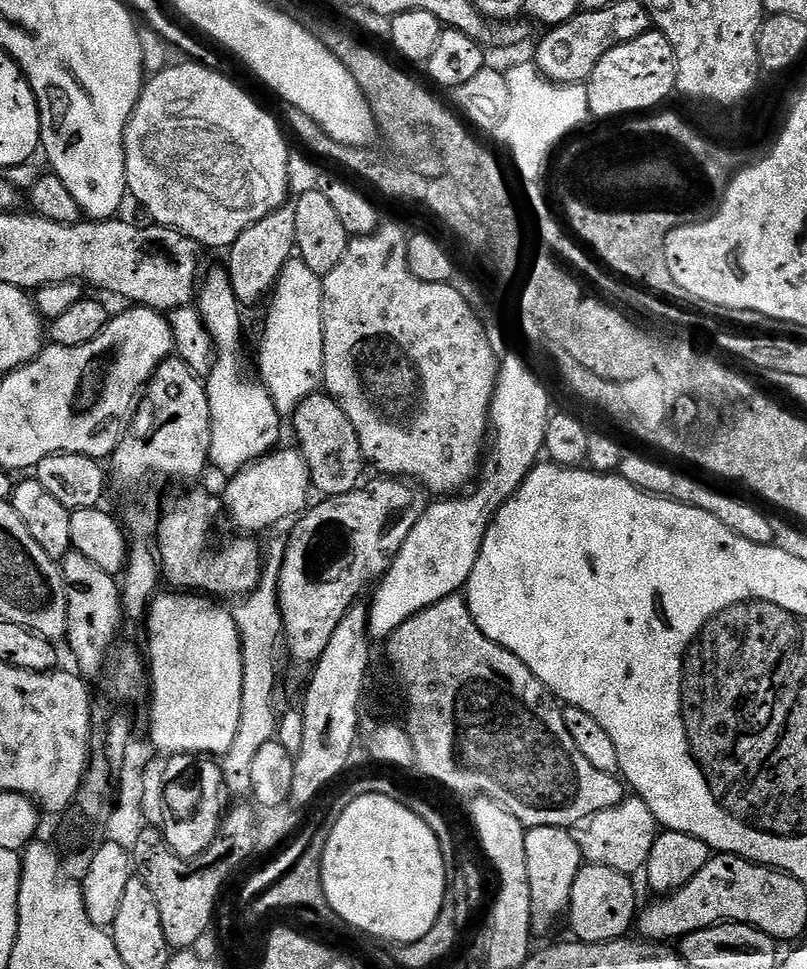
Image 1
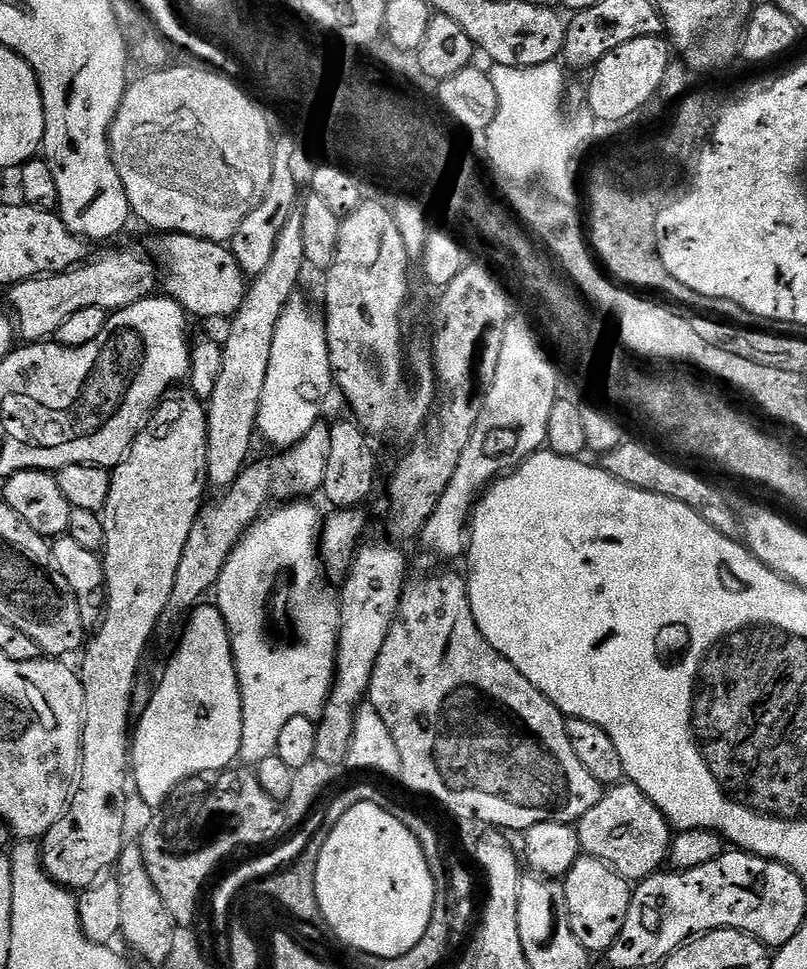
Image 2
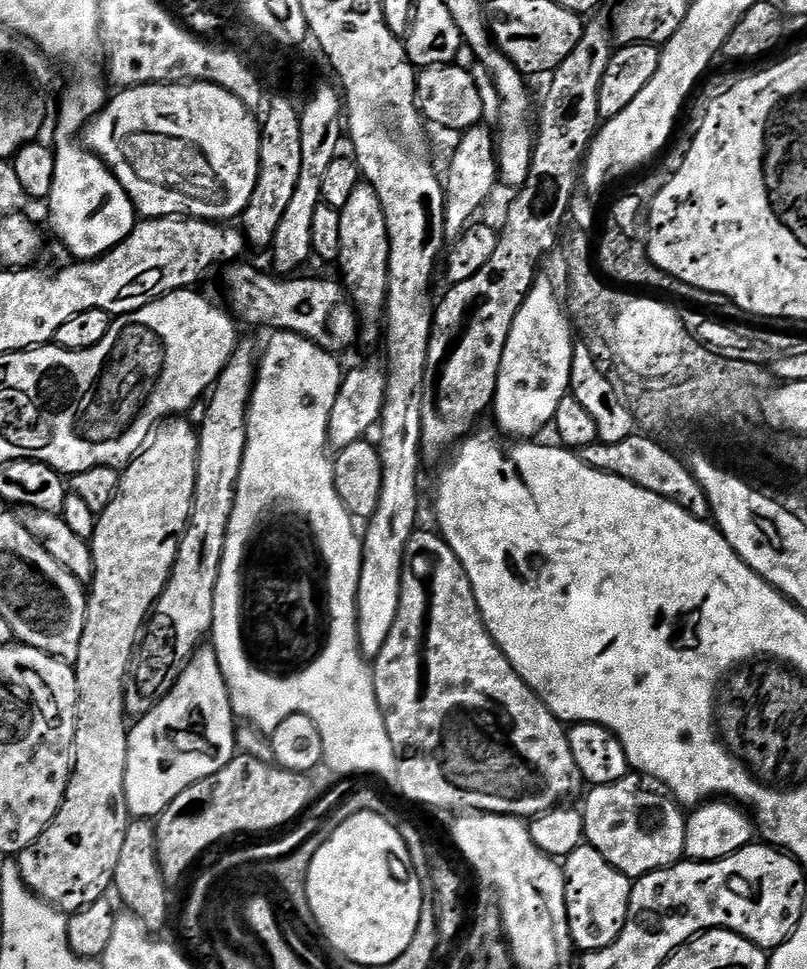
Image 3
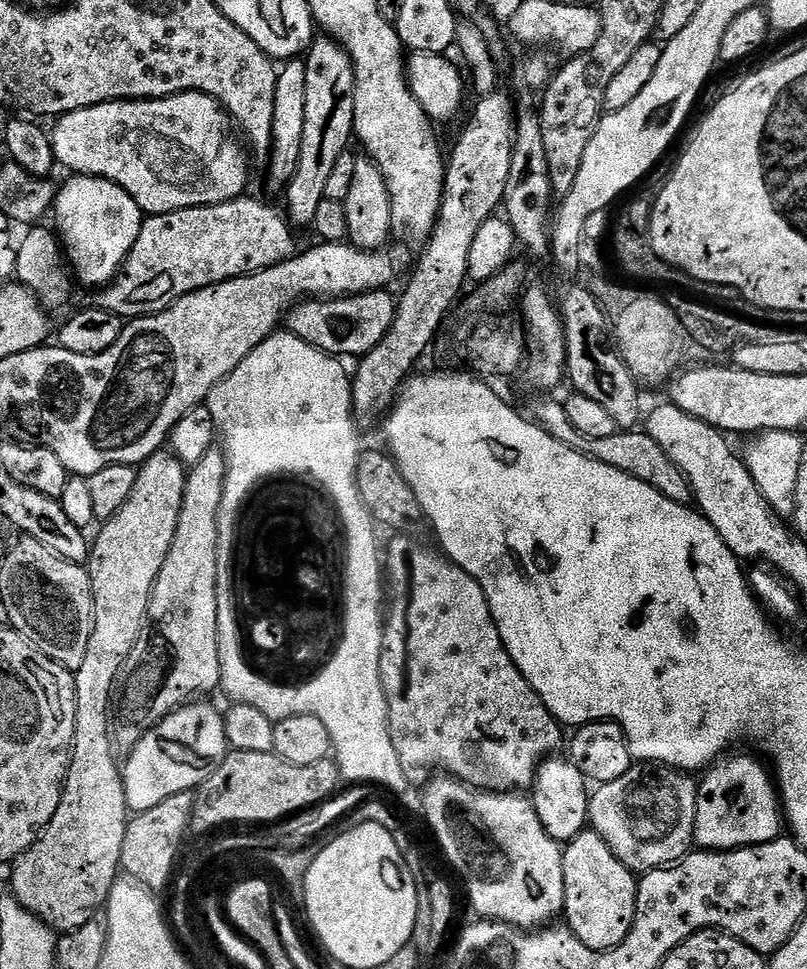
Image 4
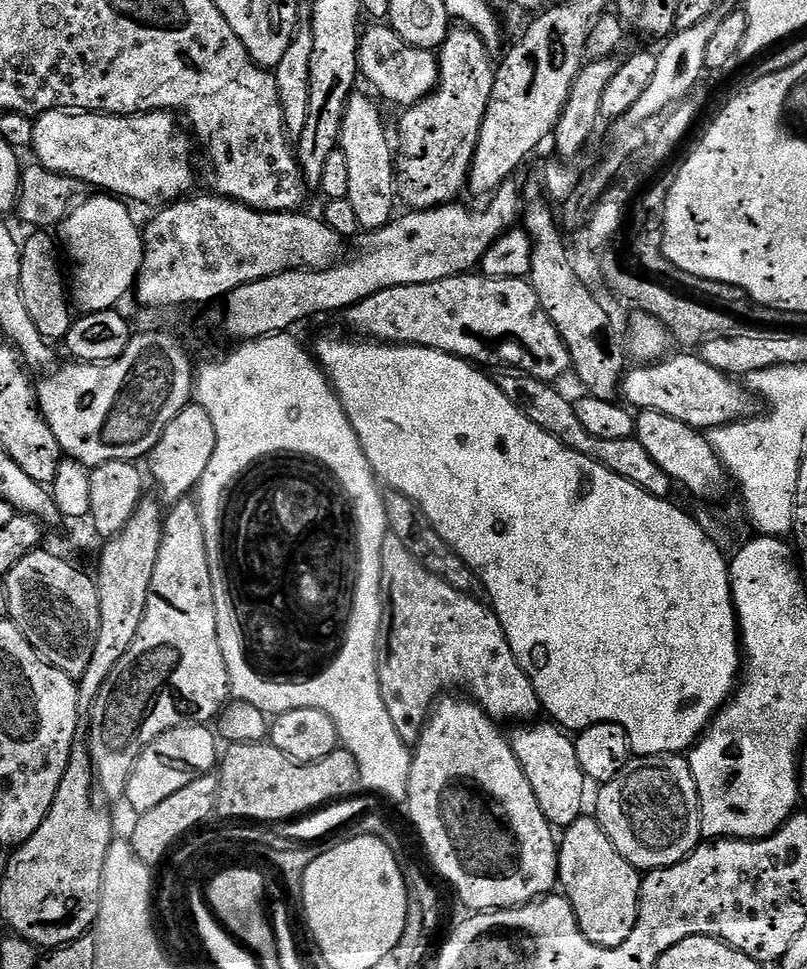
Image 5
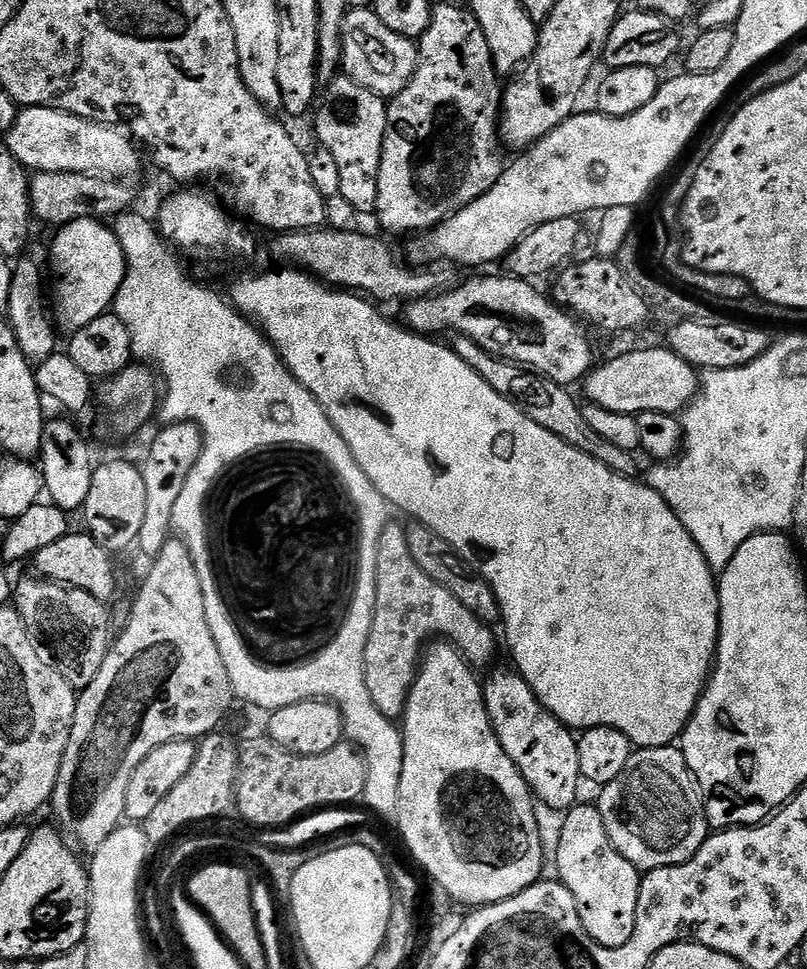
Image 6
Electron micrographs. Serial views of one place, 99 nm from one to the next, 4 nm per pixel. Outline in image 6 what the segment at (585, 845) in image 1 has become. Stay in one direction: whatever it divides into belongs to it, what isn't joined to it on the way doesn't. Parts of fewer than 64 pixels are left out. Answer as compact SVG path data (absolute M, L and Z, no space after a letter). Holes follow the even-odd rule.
M679 747L633 751L626 770L601 792L598 807L610 842L626 862L644 872L684 864L710 835L701 793Z

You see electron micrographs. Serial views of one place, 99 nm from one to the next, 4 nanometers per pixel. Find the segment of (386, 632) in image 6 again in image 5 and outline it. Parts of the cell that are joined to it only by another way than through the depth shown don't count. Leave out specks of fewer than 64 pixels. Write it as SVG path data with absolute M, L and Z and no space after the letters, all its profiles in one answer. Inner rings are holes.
M393 539L384 553L383 579L386 581L386 604L390 609L390 618L392 614L392 632L396 637L388 644L388 657L385 655L379 665L381 694L395 730L407 745L415 745L420 739L420 732L443 688L468 688L467 695L497 722L532 722L539 717L536 715L541 715L538 694L514 658L514 650L510 650L510 642L495 612L483 599L475 600L475 595L459 592L442 577L427 572L398 539Z

